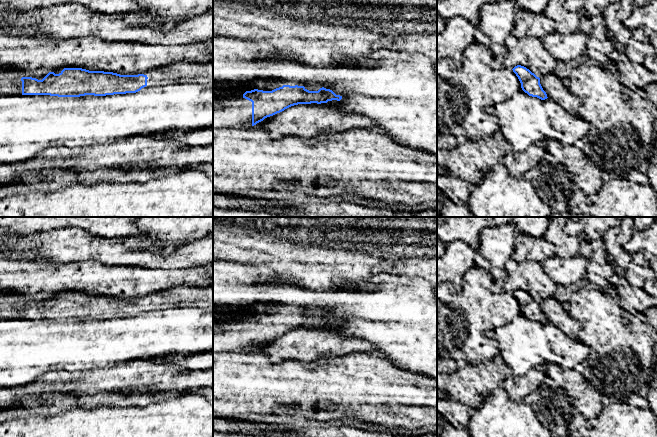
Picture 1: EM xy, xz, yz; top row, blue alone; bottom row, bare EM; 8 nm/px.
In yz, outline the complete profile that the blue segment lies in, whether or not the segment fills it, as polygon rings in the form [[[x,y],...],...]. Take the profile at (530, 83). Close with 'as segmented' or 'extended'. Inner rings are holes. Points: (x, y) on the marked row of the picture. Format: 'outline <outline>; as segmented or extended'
outline [[[517,65],[513,72],[518,77],[522,90],[529,96],[537,97],[541,100],[547,99],[547,94],[540,84],[540,78],[524,66]]]; as segmented

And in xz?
outline [[[283,85],[272,91],[254,89],[242,95],[230,89],[226,95],[213,95],[213,129],[249,128],[294,105],[341,99],[324,87],[309,91],[304,86]]]; extended

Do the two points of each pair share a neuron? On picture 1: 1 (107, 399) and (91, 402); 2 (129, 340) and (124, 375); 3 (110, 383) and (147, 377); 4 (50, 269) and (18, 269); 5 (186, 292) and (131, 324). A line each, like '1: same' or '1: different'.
1: same
2: different
3: same
4: same
5: different

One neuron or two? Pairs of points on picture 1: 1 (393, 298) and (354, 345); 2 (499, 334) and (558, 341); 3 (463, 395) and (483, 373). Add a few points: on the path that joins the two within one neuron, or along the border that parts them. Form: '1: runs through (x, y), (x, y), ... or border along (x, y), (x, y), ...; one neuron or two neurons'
1: border along (337, 331), (368, 340), (375, 346), (377, 353); two neurons
2: runs through (514, 339), (543, 339); one neuron
3: runs through (466, 390), (478, 378); one neuron

